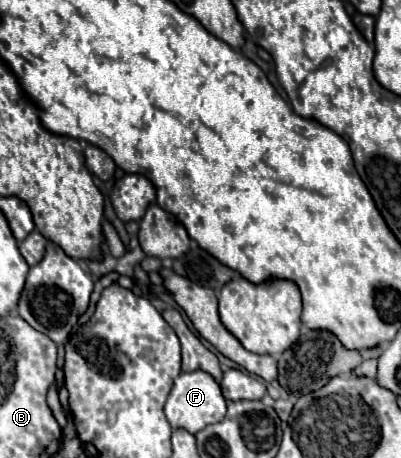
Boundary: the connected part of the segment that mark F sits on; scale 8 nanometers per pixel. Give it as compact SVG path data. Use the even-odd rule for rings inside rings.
M204 370L194 372L180 372L180 376L174 380L174 386L168 394L164 412L168 414L168 422L172 428L184 428L190 434L196 434L208 424L220 422L226 416L226 398L222 396L220 384Z

